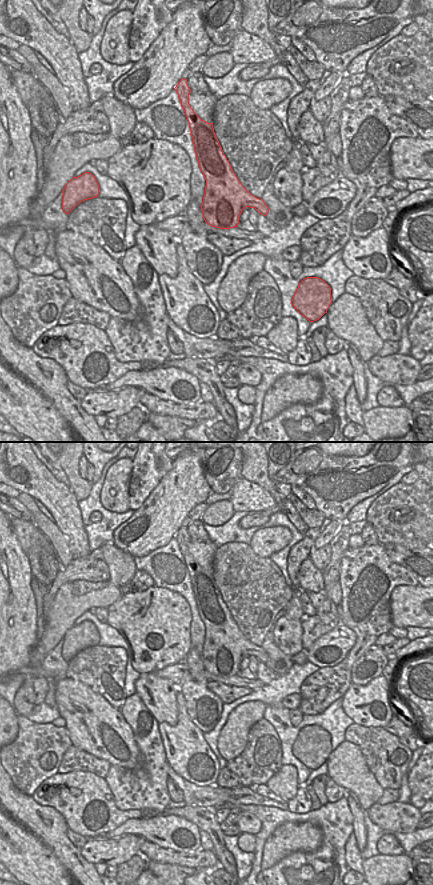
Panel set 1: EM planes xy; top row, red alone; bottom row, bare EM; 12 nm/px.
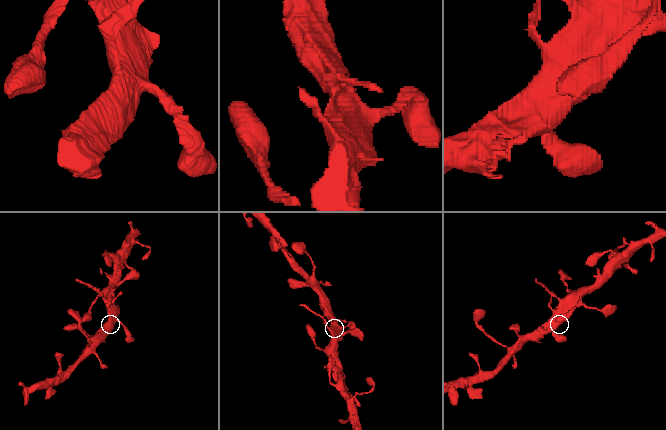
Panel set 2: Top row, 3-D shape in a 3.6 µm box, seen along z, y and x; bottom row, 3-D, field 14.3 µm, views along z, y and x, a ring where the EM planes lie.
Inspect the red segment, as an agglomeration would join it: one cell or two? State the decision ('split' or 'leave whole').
split

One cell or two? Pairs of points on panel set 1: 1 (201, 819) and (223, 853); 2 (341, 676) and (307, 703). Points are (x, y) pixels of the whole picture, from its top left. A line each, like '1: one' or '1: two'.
1: one
2: one

